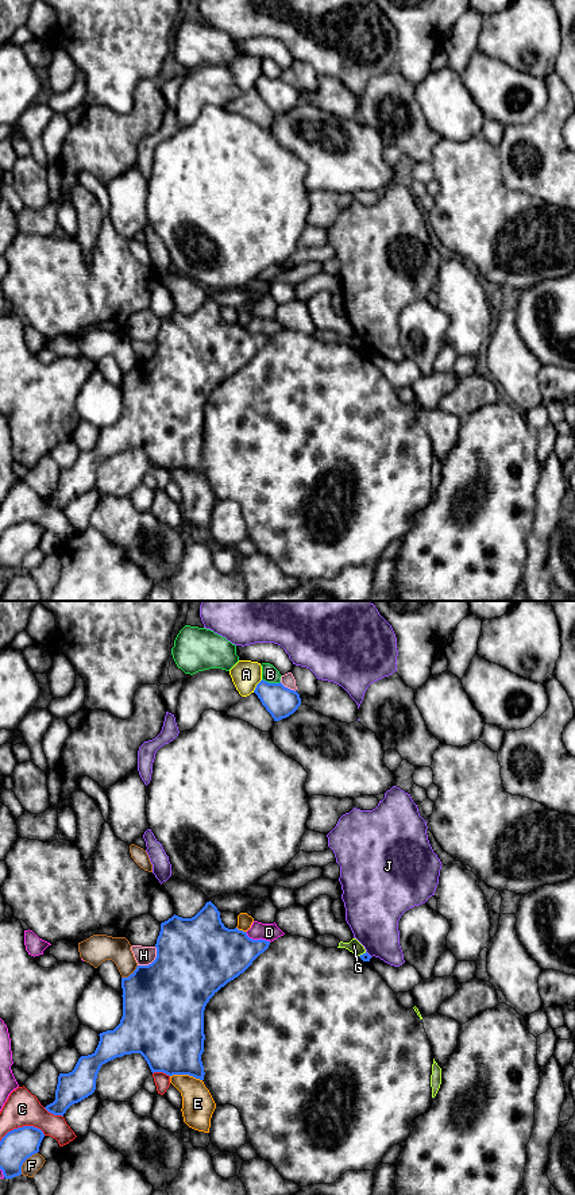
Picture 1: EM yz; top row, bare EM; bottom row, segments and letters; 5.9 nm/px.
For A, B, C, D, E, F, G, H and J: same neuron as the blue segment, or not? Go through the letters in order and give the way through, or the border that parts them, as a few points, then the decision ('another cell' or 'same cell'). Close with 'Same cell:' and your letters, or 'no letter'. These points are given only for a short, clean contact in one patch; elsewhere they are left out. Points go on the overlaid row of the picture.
A: another cell
B: another cell
C: another cell
D: another cell
E: another cell
F: another cell
G: border along yz (366, 952), (359, 956); another cell
H: another cell
J: another cell
Same cell: no letter

